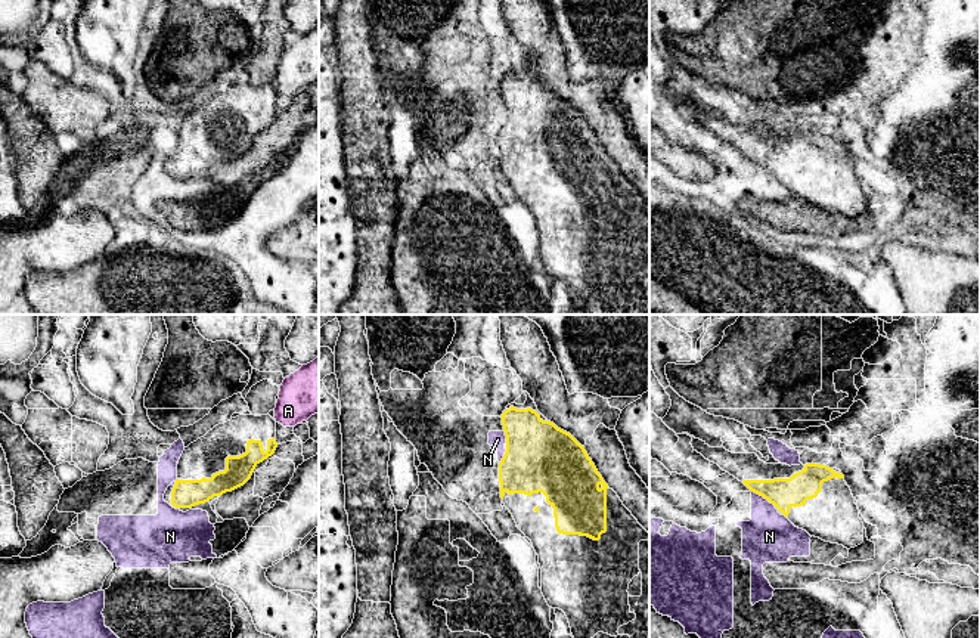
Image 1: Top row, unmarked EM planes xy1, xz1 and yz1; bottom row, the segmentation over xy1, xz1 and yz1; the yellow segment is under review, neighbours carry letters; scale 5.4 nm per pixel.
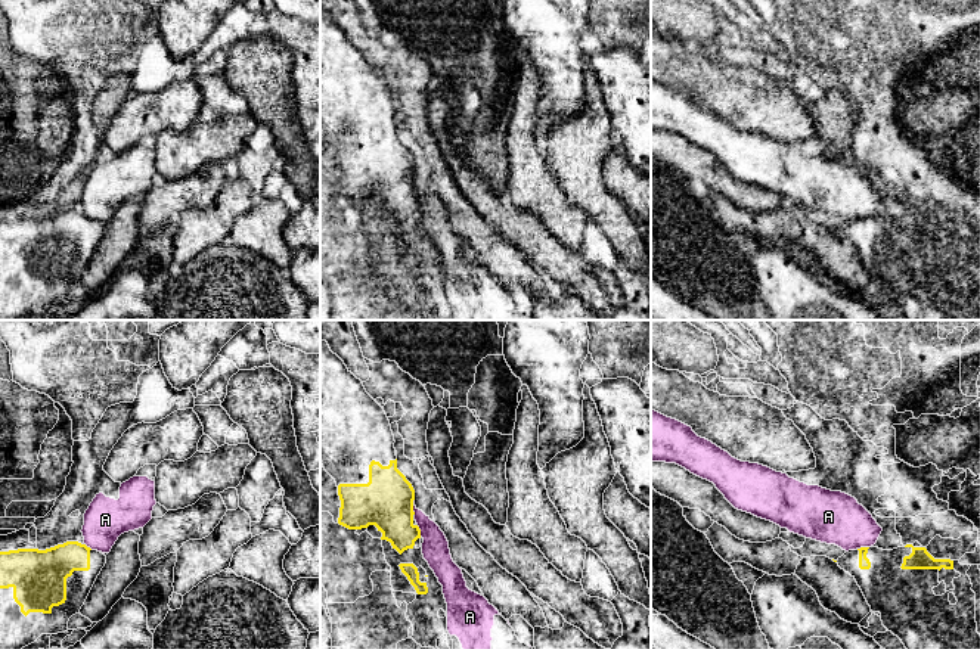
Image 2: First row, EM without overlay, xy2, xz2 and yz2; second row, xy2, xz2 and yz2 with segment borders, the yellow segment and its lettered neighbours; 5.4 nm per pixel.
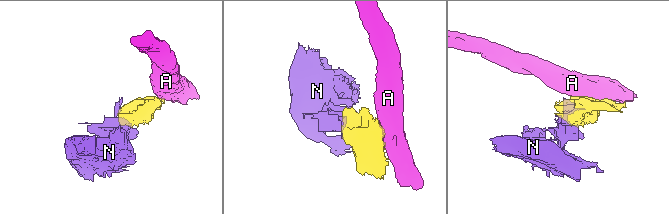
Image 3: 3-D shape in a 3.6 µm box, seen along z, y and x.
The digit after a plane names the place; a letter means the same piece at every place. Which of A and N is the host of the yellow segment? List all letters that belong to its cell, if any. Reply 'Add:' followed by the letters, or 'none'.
Add: none

